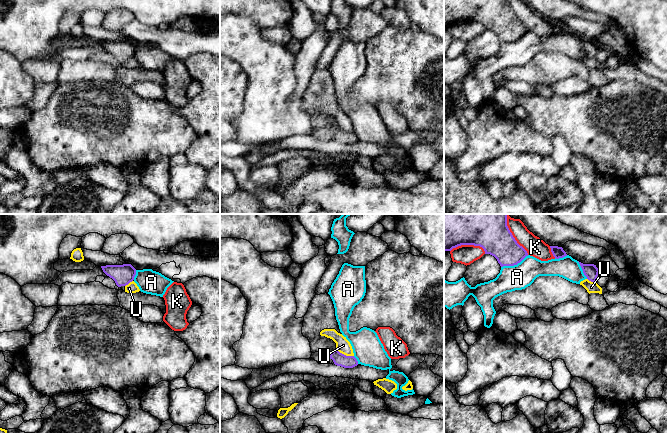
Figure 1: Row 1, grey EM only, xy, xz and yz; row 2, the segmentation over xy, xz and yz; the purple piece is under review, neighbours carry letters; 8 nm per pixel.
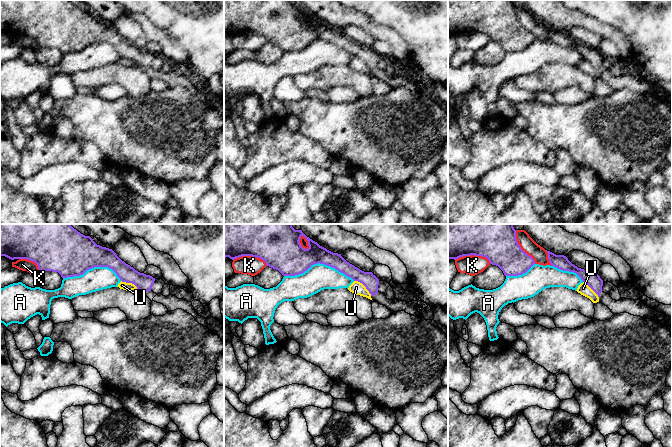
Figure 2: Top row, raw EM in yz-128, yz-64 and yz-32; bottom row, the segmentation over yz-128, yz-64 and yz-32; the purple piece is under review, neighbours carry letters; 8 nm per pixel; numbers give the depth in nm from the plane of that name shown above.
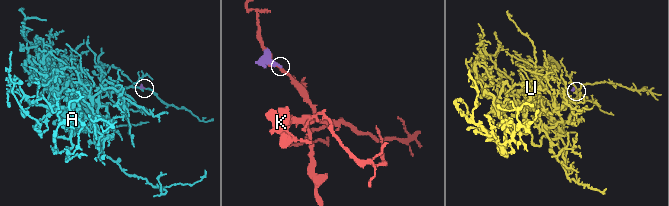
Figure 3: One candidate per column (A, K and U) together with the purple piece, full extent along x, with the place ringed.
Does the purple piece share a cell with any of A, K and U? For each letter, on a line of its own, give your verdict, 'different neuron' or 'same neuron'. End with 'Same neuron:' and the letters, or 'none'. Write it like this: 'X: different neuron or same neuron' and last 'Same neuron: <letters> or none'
A: different neuron
K: different neuron
U: different neuron
Same neuron: none

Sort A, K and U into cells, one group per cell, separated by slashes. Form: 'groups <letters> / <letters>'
groups A / K / U

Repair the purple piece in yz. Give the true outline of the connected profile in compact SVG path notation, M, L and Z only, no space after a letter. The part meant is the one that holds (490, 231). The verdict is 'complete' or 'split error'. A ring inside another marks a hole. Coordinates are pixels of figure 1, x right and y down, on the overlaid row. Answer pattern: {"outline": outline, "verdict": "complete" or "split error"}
{"outline": "M444 214L444 251L461 245L480 246L494 256L501 267L520 263L527 251L520 246L507 226L507 214Z", "verdict": "complete"}

